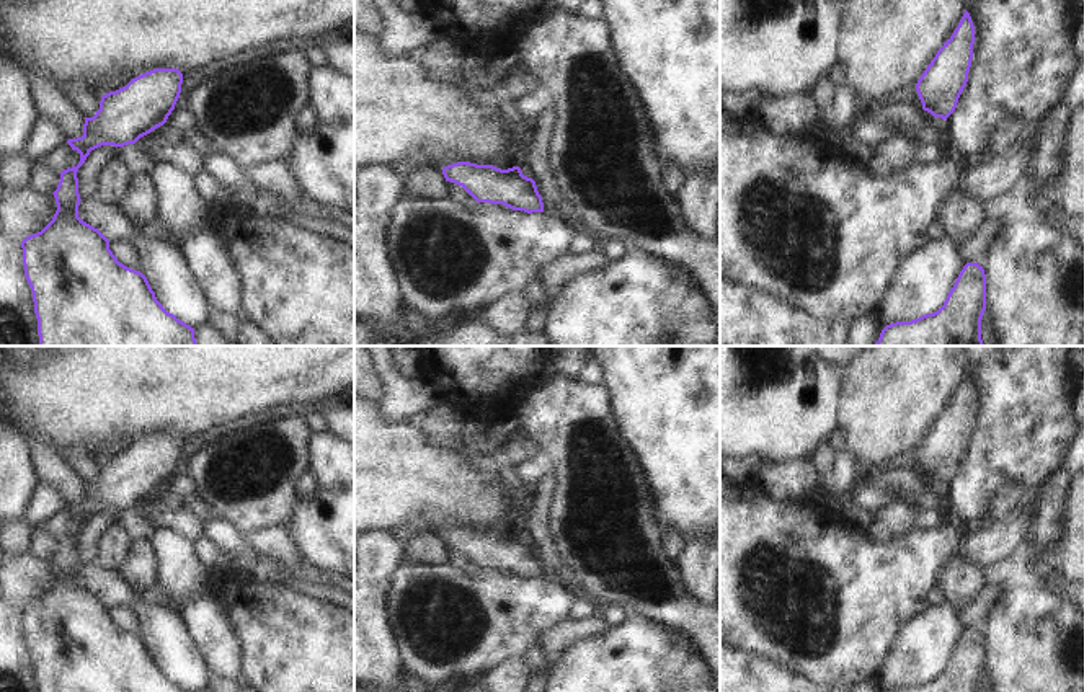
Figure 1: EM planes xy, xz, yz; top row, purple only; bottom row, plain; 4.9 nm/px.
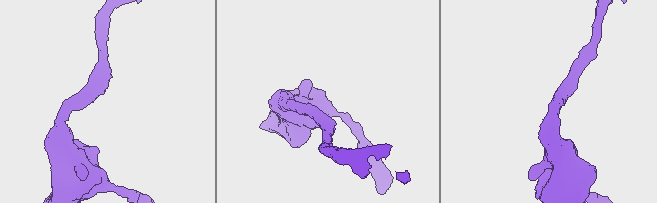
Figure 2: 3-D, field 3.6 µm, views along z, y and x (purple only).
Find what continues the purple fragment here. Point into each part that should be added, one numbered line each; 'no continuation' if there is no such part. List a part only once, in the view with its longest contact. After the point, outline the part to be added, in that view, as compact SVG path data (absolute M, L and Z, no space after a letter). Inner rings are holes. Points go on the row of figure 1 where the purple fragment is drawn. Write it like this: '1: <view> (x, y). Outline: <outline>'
no continuation

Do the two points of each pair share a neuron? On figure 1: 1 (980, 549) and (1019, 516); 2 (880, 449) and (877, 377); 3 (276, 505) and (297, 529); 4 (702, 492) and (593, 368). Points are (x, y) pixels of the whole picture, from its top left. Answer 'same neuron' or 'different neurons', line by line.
1: same neuron
2: same neuron
3: different neurons
4: different neurons

